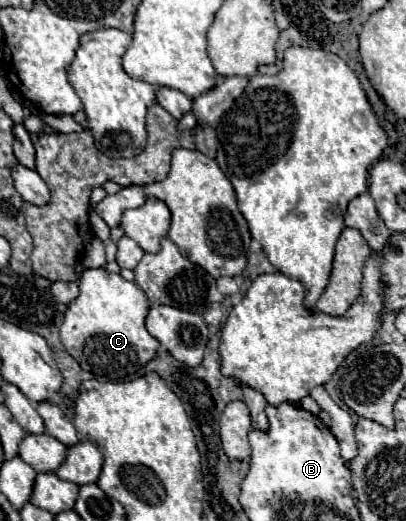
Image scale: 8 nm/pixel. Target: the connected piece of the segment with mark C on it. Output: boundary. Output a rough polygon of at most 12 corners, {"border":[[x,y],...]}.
{"border":[[105,268],[81,276],[61,342],[97,378],[155,358],[149,300]]}

